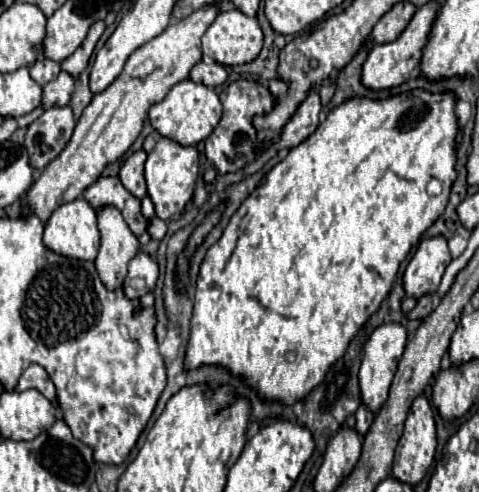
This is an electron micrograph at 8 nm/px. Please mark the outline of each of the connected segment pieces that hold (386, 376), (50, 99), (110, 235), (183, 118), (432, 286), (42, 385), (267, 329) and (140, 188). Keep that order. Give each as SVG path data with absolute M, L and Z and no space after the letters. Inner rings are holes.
M384 324L384 326L378 326L370 334L370 338L368 338L366 346L364 346L364 358L362 358L358 380L360 380L362 404L370 412L378 412L378 408L382 408L382 404L386 402L388 388L392 384L398 360L402 358L402 352L404 352L404 346L406 346L406 336L408 334L406 334L404 326L400 326L400 324Z
M62 72L50 82L44 84L44 94L42 94L42 104L44 108L52 108L52 106L66 106L72 98L72 92L76 88L76 78L70 76L68 72Z
M112 206L98 210L98 230L102 234L102 244L94 266L102 284L108 290L116 290L126 278L128 262L140 250L140 242L130 232L122 214Z
M190 78L178 82L166 94L166 98L162 102L158 102L150 108L150 114L148 114L152 128L160 136L166 136L182 146L196 146L198 142L206 140L212 134L212 130L216 128L216 124L220 122L220 116L222 116L222 104L220 104L220 98L214 92L214 88L196 84Z
M442 236L424 238L410 264L404 272L404 290L408 298L422 298L426 294L434 294L440 286L440 278L444 268L450 264L452 256L448 252L448 244Z
M30 364L24 370L24 374L20 376L20 382L18 382L18 388L16 390L30 390L30 388L36 388L48 400L54 400L56 398L56 388L54 388L48 372L40 364Z
M414 90L408 94L396 94L382 100L374 98L348 98L340 106L328 112L326 120L310 134L302 144L292 148L284 160L280 160L268 174L264 184L260 184L236 210L230 218L222 238L210 246L206 258L200 266L198 286L196 286L196 302L194 316L190 322L190 340L186 346L186 368L198 368L202 364L220 364L228 368L236 376L244 376L246 382L258 392L264 400L280 400L284 404L294 404L308 396L326 376L330 364L338 360L352 336L362 328L362 324L380 308L380 302L388 296L392 282L398 274L400 262L408 256L412 246L420 240L422 232L428 230L436 218L444 212L448 204L450 188L458 176L456 172L456 136L458 136L458 120L456 120L456 96L454 92L432 94L426 90ZM436 178L442 182L442 192L438 196L430 196L426 192L426 184Z
M136 150L132 152L122 168L120 168L120 180L128 192L132 192L136 198L146 196L146 180L144 180L144 162L146 162L146 152Z

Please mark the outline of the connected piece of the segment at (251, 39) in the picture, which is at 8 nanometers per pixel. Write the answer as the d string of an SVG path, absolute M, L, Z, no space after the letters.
M240 10L220 12L202 36L204 58L214 60L218 64L248 64L258 56L260 50L260 24L256 18L250 18Z

